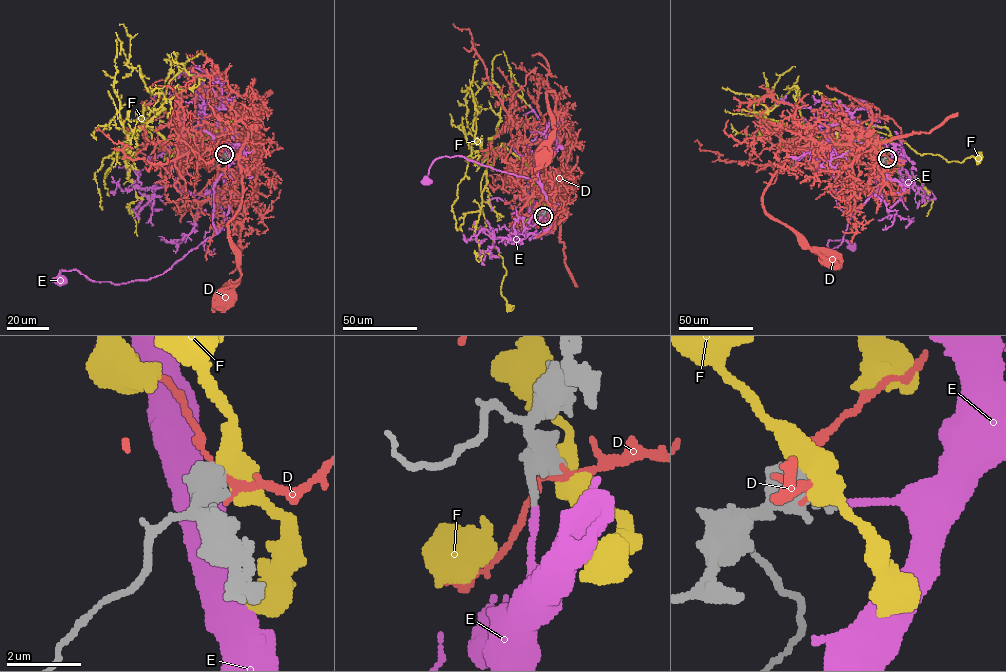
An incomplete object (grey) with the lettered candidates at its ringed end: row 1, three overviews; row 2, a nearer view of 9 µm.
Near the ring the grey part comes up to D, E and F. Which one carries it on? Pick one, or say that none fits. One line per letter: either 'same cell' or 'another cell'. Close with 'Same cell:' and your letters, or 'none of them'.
D: another cell
E: same cell
F: another cell
Same cell: E

